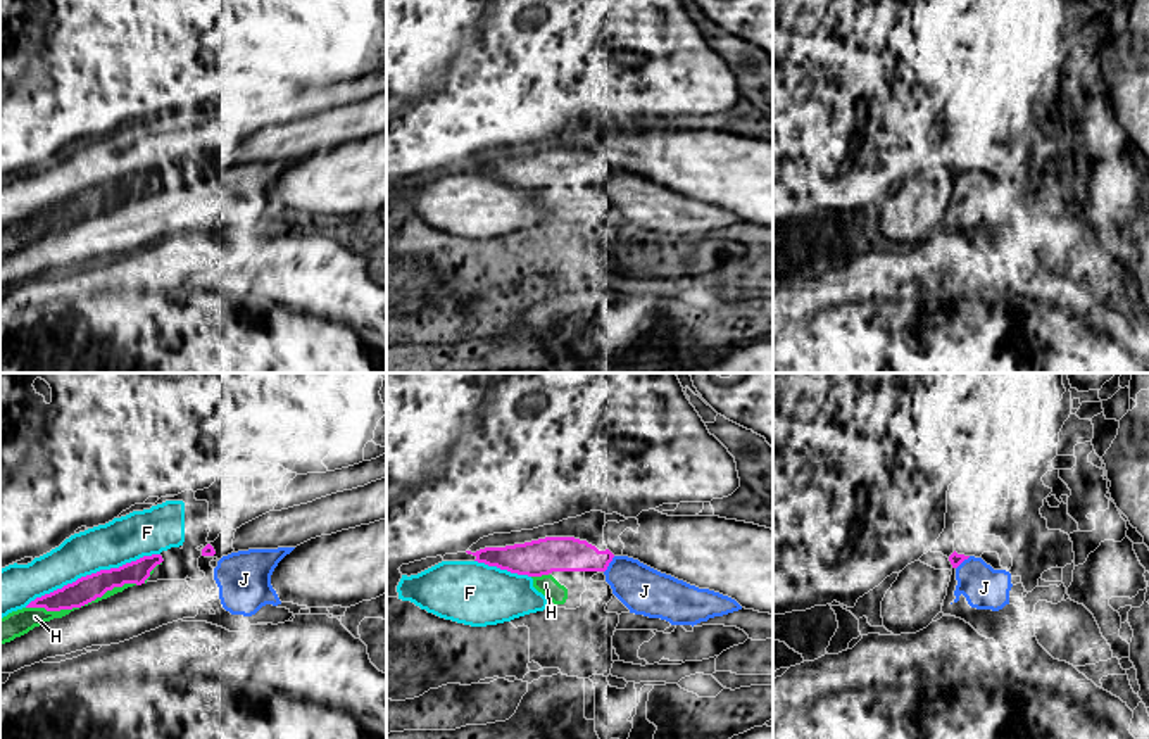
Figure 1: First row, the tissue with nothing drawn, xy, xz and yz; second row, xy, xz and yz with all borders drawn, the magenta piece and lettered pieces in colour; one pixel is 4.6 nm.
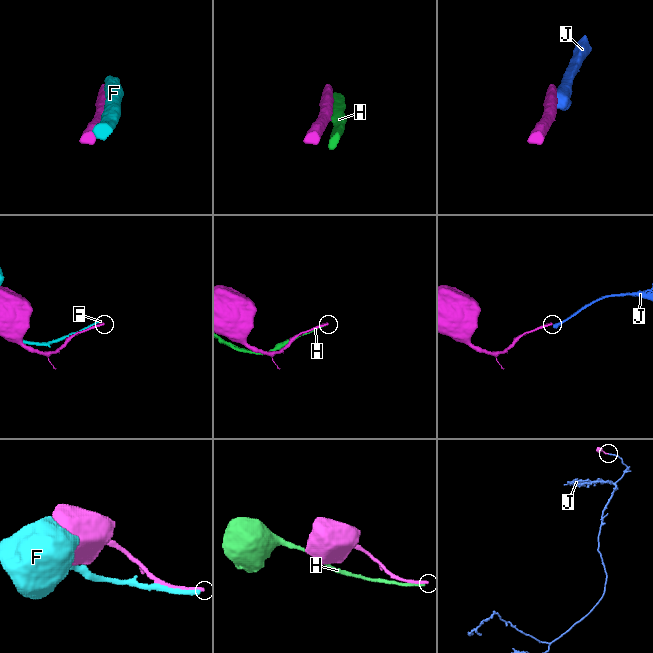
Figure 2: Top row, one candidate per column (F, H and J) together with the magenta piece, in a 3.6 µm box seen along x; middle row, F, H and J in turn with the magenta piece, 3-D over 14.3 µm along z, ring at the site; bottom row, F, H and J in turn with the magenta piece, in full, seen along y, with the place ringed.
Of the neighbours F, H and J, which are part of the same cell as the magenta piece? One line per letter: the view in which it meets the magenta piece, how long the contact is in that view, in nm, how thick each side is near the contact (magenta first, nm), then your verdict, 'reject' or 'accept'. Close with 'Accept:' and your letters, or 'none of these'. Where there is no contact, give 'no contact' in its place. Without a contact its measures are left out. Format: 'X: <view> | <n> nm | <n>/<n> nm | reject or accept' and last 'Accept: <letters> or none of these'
F: xy | 700 nm | 120/220 nm | reject
H: xy | 550 nm | 120/100 nm | reject
J: xz | 90 nm | 160/220 nm | reject
Accept: none of these

